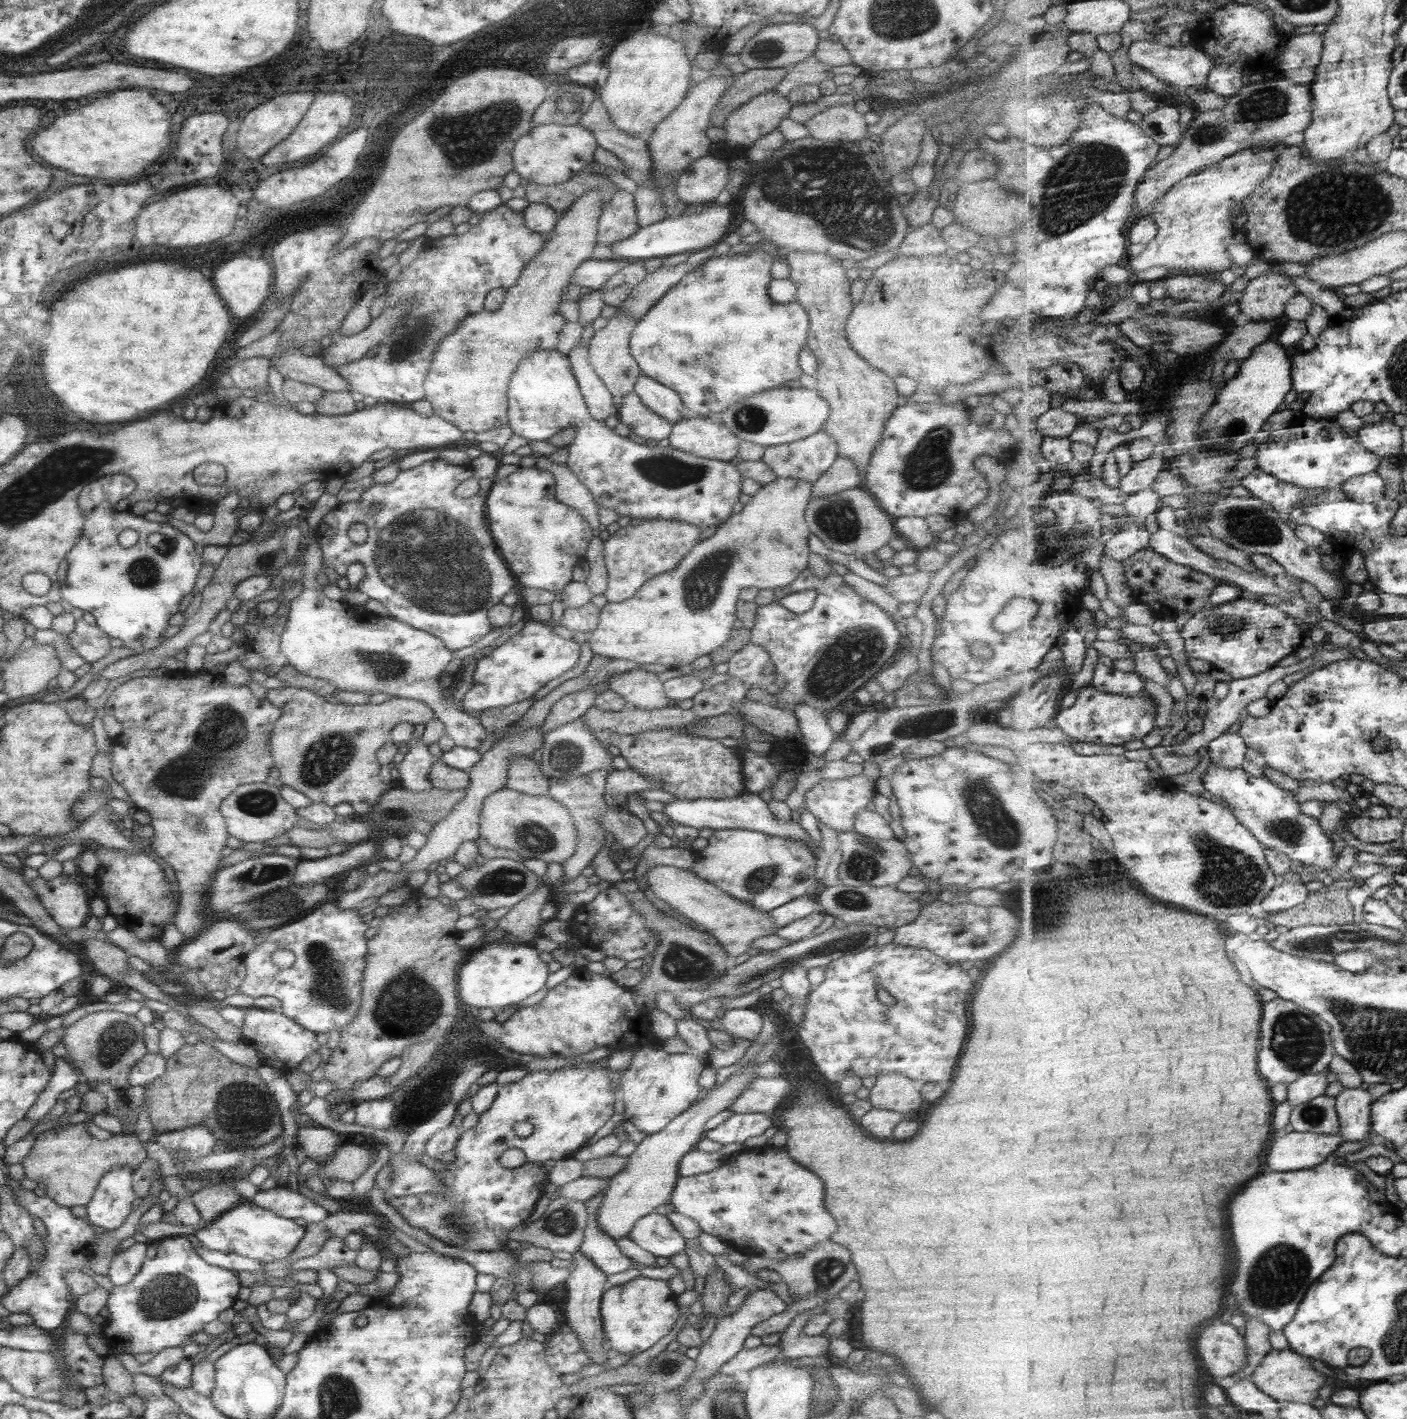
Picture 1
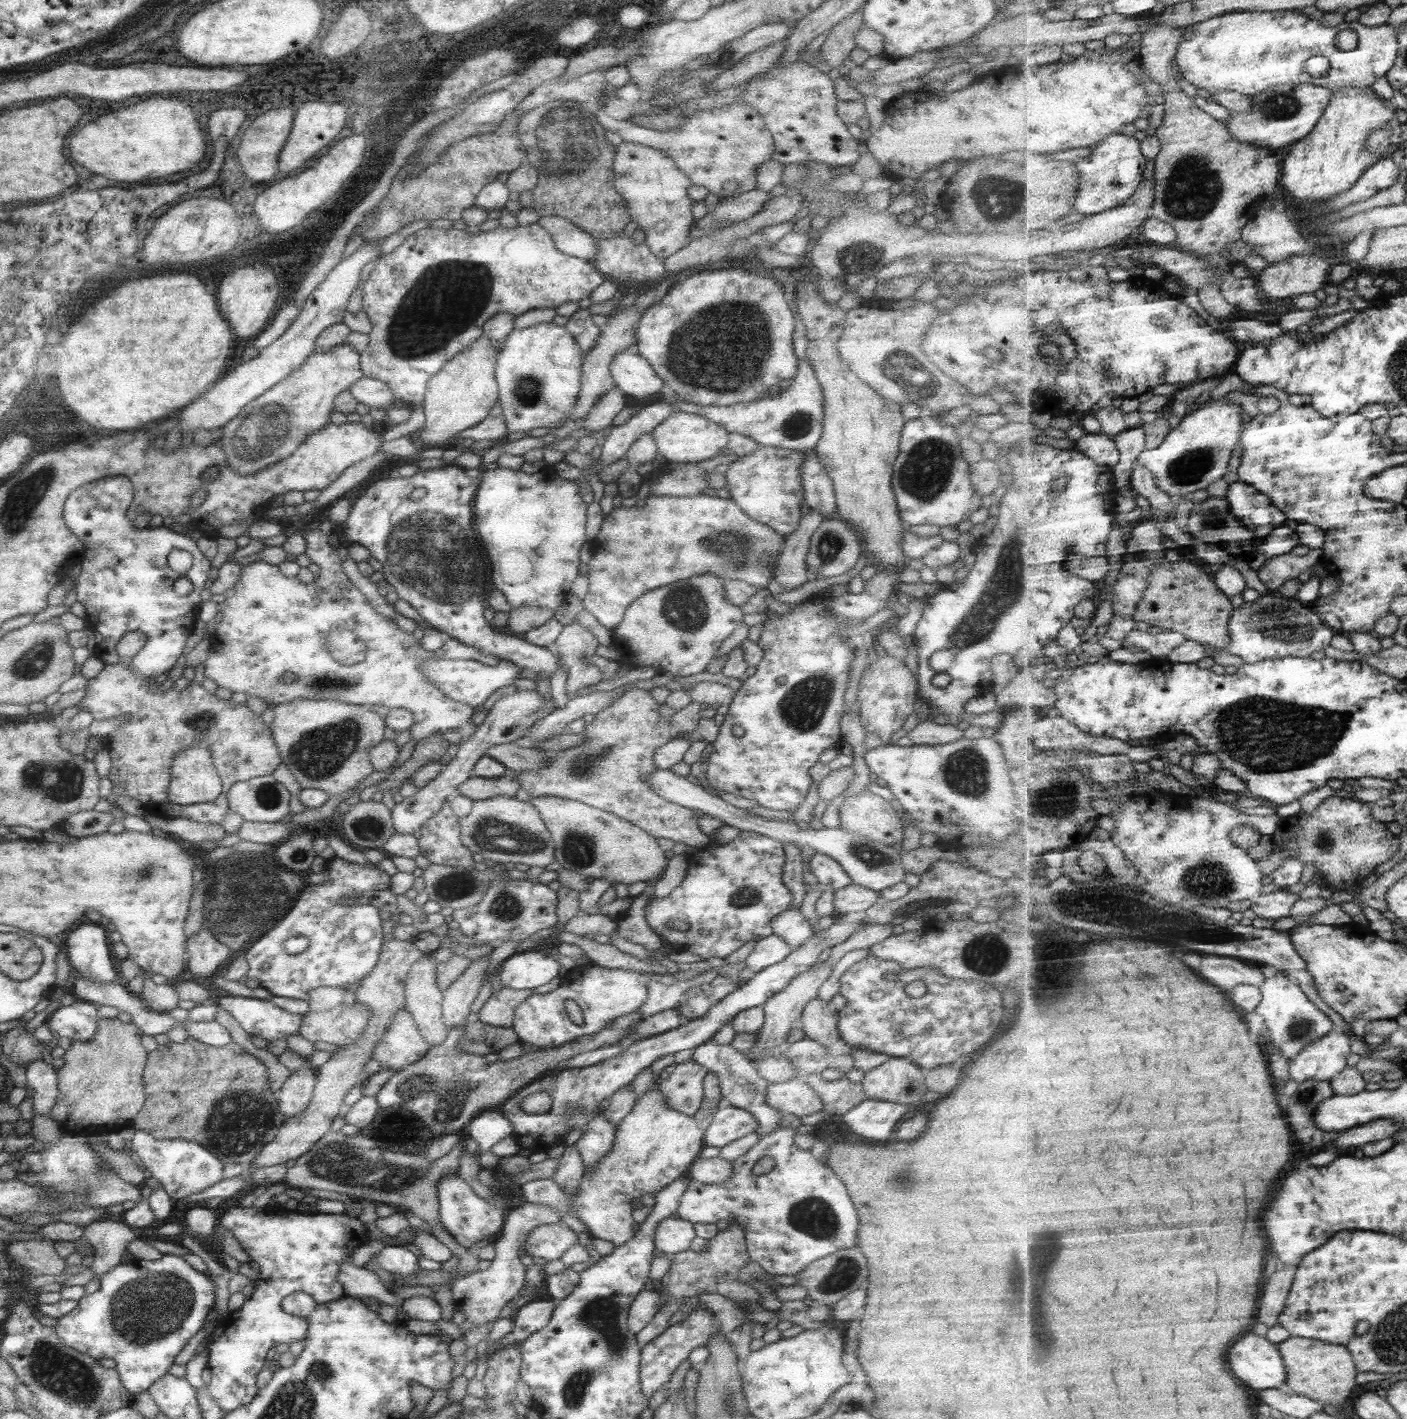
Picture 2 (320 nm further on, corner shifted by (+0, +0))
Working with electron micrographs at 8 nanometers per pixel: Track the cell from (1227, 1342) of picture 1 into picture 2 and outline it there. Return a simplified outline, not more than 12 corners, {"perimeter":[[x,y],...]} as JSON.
{"perimeter":[[1250,1332],[1231,1370],[1251,1388],[1284,1388],[1278,1344]]}

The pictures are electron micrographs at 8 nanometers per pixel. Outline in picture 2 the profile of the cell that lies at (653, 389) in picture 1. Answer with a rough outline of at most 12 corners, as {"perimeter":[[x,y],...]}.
{"perimeter":[[634,347],[609,363],[614,386],[635,400],[665,392]]}

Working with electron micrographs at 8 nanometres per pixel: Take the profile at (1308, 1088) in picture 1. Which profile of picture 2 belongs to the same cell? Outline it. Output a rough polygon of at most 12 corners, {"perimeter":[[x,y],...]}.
{"perimeter":[[1331,1031],[1288,1059],[1289,1078],[1330,1082],[1347,1066],[1349,1035]]}

